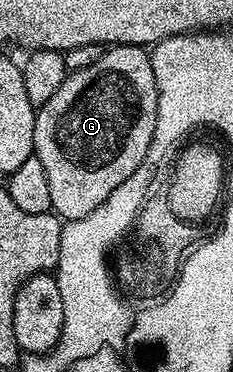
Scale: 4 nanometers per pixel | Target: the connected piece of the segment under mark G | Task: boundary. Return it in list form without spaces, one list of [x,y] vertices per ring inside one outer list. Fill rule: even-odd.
[[[111,45],[100,59],[89,65],[89,69],[70,72],[61,89],[57,89],[57,93],[35,113],[34,155],[45,165],[45,177],[49,177],[51,211],[64,221],[93,213],[93,209],[97,209],[97,205],[101,205],[101,201],[145,161],[156,125],[157,81],[153,77],[151,56],[144,48]]]

